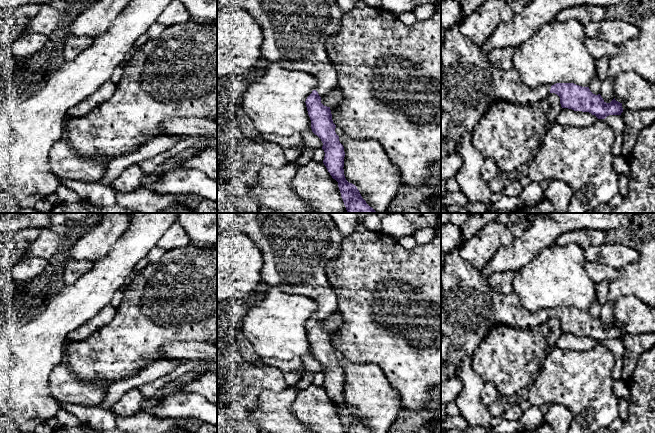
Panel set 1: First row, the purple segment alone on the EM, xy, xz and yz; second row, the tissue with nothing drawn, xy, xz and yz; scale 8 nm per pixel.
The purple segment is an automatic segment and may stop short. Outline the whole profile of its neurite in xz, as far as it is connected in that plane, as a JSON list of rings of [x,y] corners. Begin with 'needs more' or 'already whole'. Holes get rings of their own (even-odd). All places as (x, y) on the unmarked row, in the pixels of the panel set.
needs more; [[[217,213],[217,237],[229,229],[236,229],[249,236],[260,250],[263,258],[261,277],[266,284],[283,292],[307,296],[317,302],[317,311],[305,327],[312,356],[323,367],[323,387],[332,402],[338,406],[346,433],[373,433],[362,422],[357,411],[345,402],[344,371],[335,356],[336,349],[330,331],[321,327],[322,321],[337,312],[338,300],[328,281],[326,266],[340,254],[345,239],[329,213]]]

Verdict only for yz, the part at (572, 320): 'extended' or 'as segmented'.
extended

